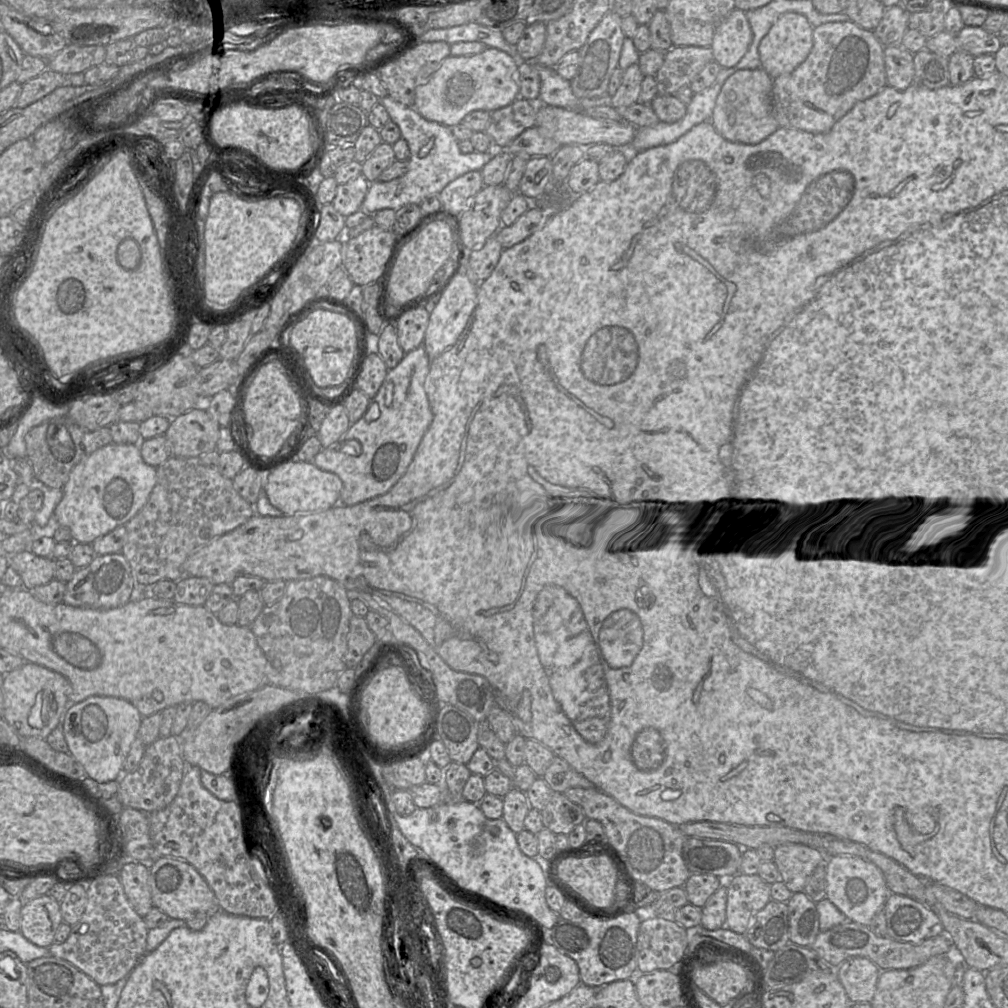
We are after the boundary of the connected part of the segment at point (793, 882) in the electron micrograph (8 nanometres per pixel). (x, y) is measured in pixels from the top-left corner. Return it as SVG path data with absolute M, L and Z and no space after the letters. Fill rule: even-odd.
M786 843L774 849L773 862L781 875L781 881L792 892L803 892L808 877L821 863L826 863L826 855L821 851L804 844Z

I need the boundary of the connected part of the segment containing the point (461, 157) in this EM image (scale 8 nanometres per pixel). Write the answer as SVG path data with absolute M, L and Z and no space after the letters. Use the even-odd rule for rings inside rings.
M389 95L381 98L380 103L390 120L399 127L401 138L408 144L410 156L408 170L404 175L386 182L376 180L370 183L360 208L369 215L382 209L396 211L406 204L419 205L428 196L439 195L447 184L461 175L473 170L480 171L493 156L495 149L462 153L459 141L450 127L424 119L413 107L407 107Z

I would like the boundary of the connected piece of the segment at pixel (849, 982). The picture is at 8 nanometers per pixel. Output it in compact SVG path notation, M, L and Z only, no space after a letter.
M853 957L837 967L837 977L853 1003L870 1003L875 995L880 969L866 957Z

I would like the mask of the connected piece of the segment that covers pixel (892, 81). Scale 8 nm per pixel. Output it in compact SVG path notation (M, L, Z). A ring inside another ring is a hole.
M900 45L884 47L886 83L896 90L905 90L913 83L913 54Z

